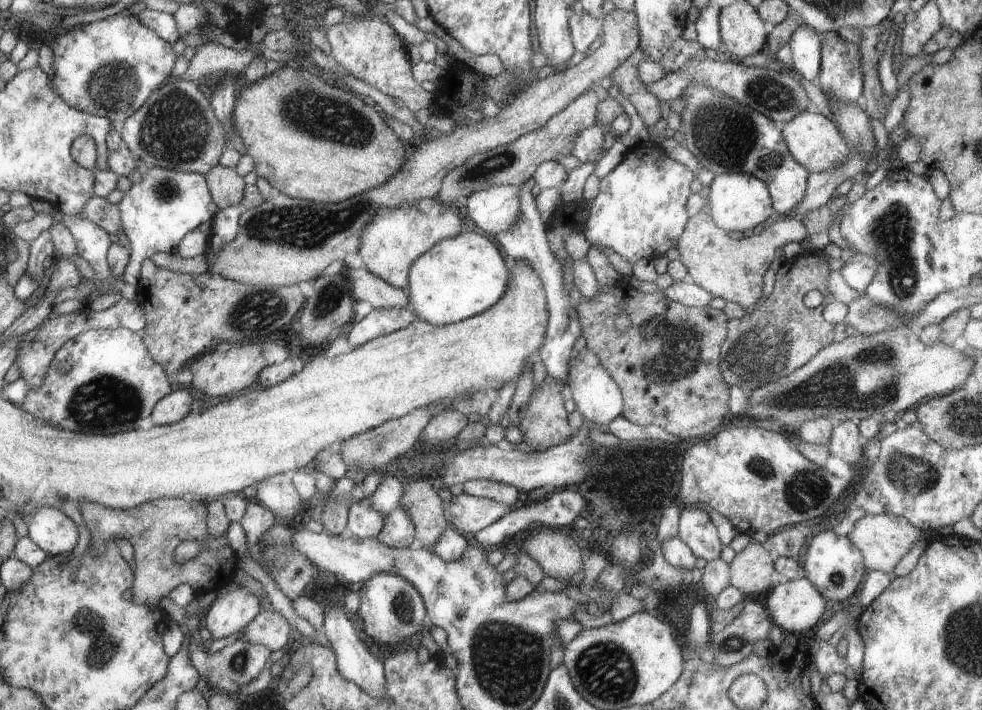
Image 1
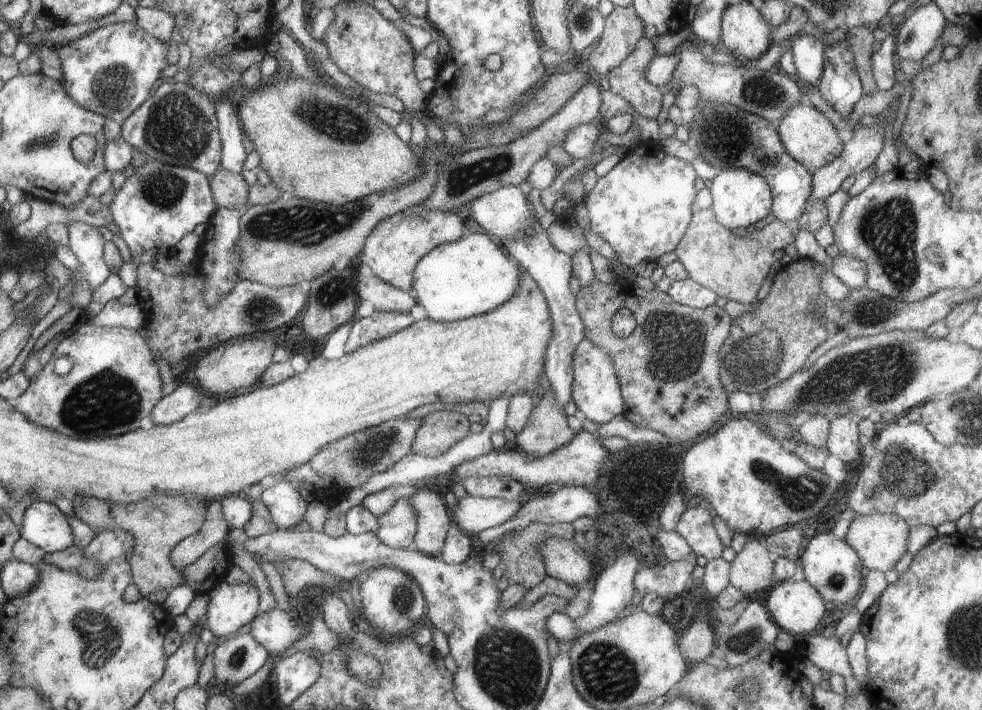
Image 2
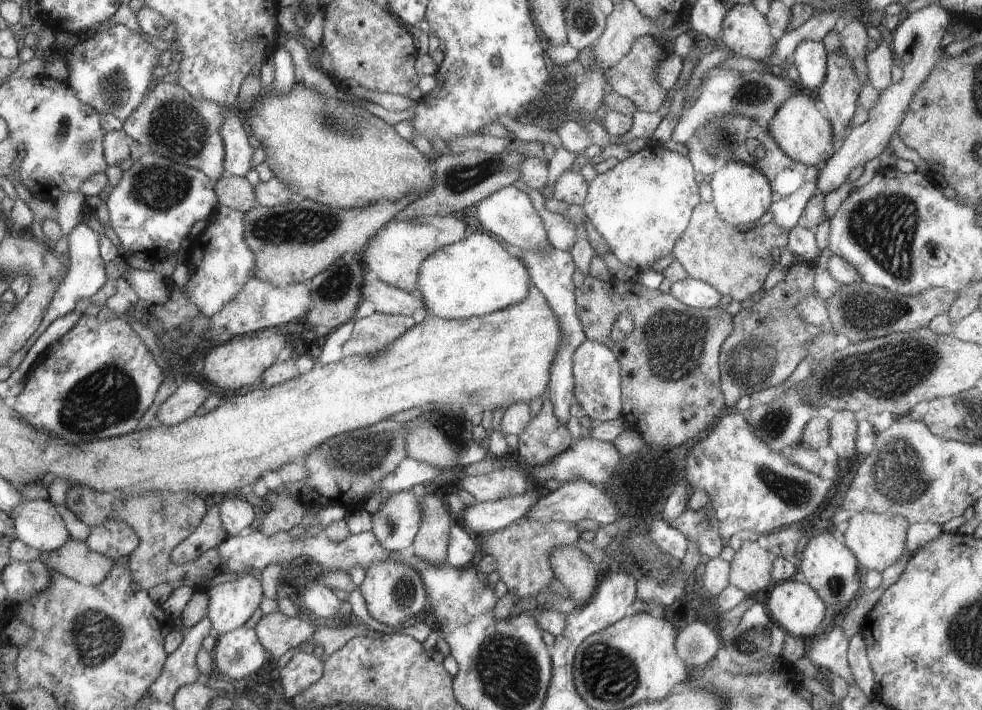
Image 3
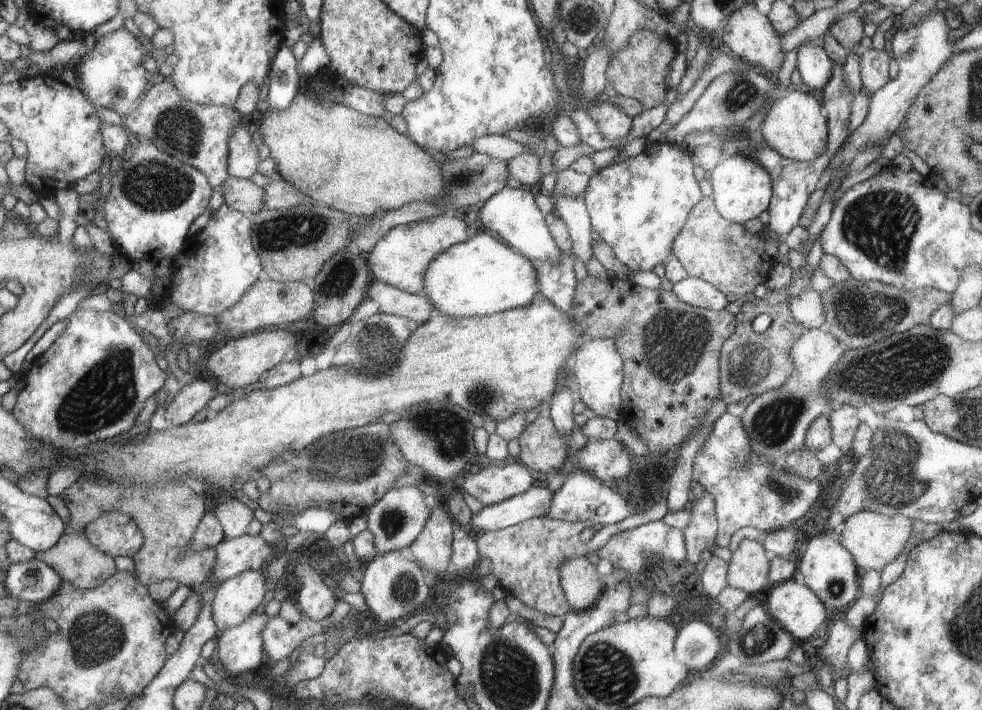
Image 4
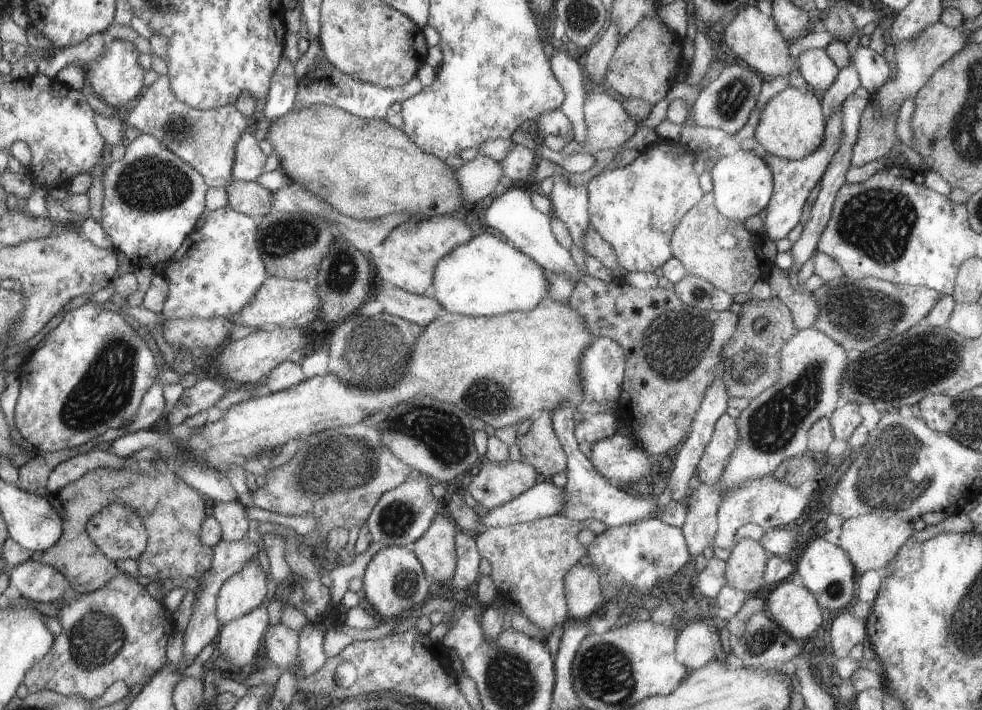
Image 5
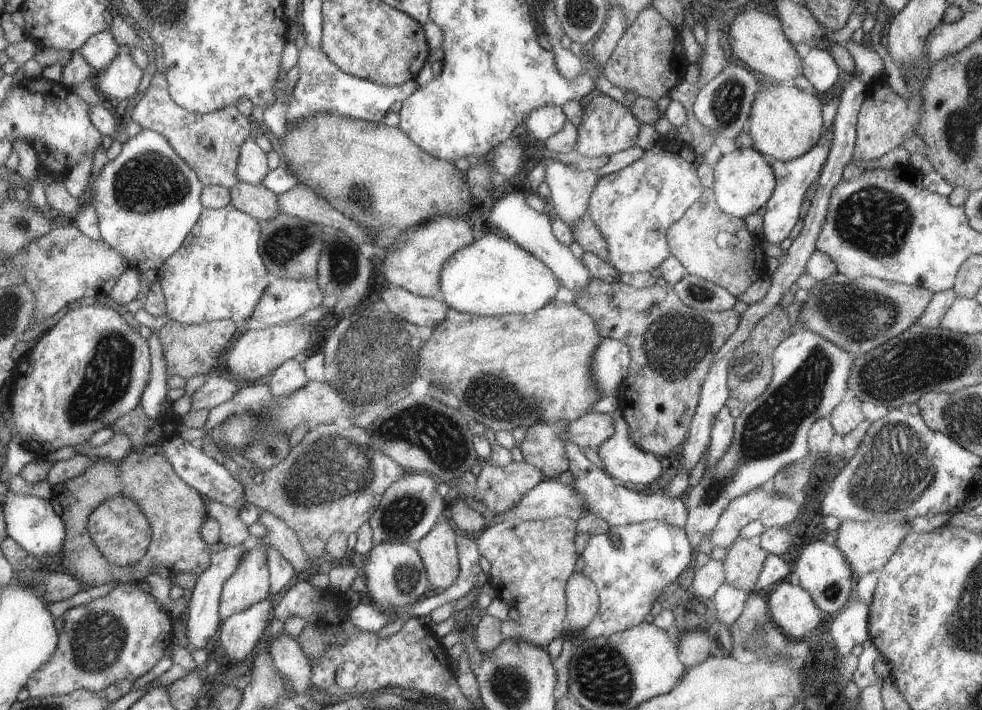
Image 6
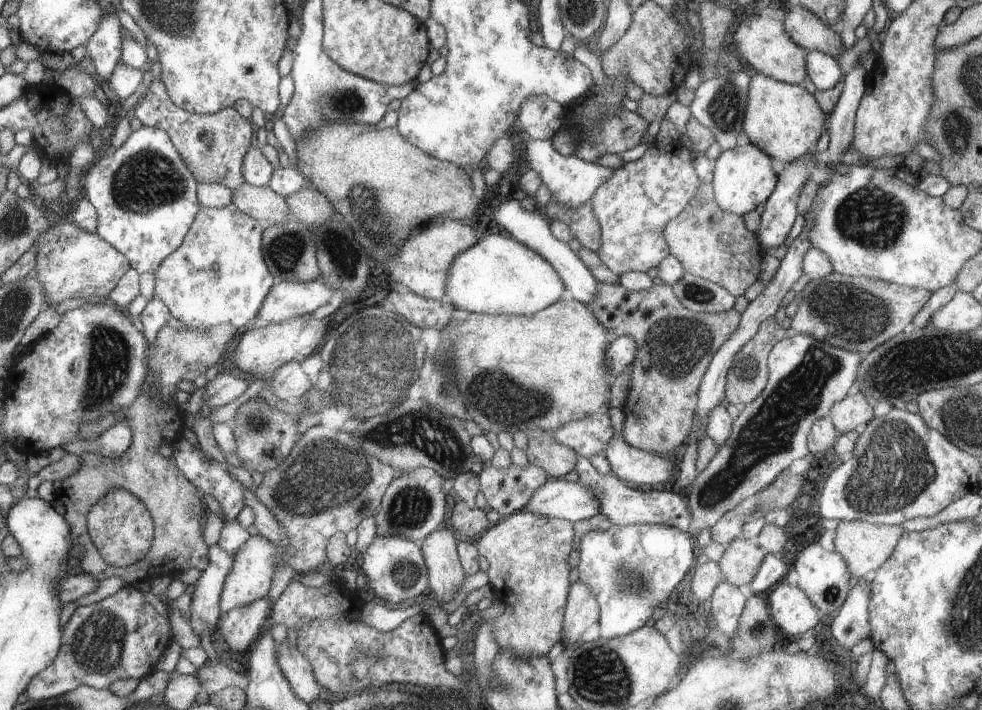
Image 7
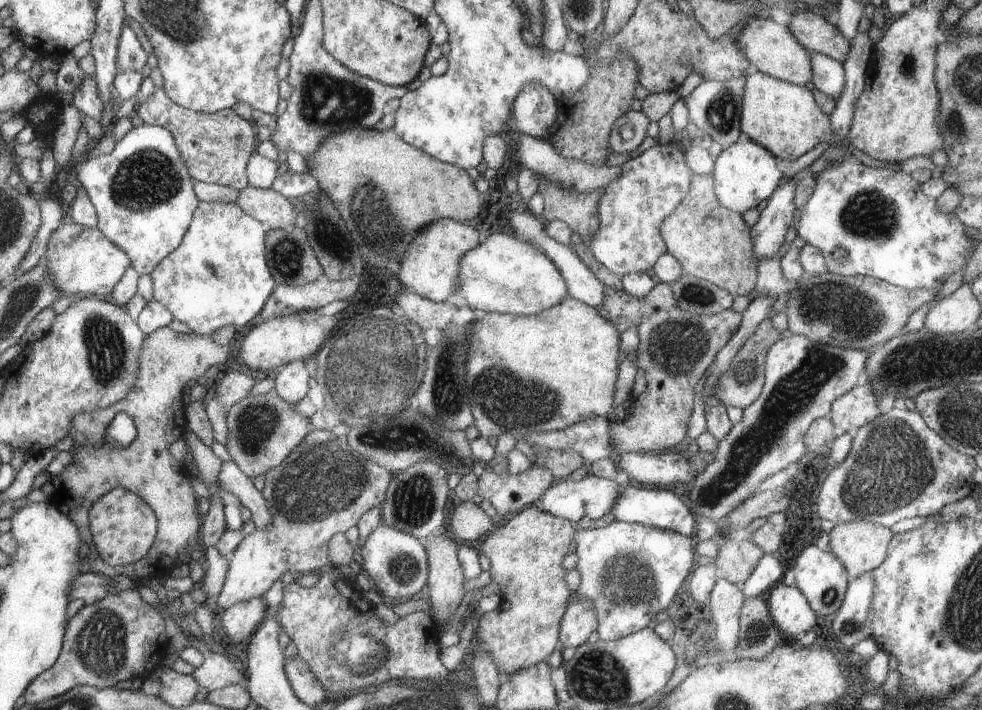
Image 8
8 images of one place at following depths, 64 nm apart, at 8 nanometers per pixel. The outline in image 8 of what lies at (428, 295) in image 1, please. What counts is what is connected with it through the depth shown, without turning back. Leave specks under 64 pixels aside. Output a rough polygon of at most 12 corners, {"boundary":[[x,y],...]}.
{"boundary":[[492,234],[466,252],[472,310],[533,316],[569,293],[530,240]]}

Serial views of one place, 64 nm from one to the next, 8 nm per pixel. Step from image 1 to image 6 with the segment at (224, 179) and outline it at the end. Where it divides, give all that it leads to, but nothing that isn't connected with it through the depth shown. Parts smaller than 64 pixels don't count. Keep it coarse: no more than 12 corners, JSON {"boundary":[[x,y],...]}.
{"boundary":[[242,180],[229,188],[230,204],[259,222],[273,219],[279,195]]}

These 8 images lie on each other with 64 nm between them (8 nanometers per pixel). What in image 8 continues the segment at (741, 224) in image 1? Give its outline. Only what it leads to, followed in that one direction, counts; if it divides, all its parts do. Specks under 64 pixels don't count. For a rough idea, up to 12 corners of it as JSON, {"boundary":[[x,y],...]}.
{"boundary":[[750,140],[715,162],[717,198],[742,213],[782,182],[774,154]]}

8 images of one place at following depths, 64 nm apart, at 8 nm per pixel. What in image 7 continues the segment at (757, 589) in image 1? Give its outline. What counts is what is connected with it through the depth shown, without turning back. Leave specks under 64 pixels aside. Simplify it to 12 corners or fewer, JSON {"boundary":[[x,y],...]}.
{"boundary":[[735,539],[717,563],[723,580],[745,589],[766,550]]}

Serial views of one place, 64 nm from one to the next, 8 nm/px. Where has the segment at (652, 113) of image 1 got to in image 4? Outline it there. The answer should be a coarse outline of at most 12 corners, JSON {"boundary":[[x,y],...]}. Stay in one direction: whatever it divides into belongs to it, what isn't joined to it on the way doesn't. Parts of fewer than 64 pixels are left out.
{"boundary":[[643,30],[609,62],[610,92],[662,104],[678,54]]}

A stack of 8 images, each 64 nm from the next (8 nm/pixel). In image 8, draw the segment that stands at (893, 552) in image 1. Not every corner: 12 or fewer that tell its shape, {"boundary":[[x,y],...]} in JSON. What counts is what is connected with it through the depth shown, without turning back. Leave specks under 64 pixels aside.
{"boundary":[[870,521],[838,523],[834,556],[850,579],[885,563],[895,535]]}

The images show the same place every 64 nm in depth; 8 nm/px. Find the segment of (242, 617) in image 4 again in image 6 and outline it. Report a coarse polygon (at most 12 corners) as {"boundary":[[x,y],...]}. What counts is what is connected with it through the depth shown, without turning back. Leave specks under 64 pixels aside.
{"boundary":[[251,539],[222,589],[221,621],[272,591],[269,546]]}

